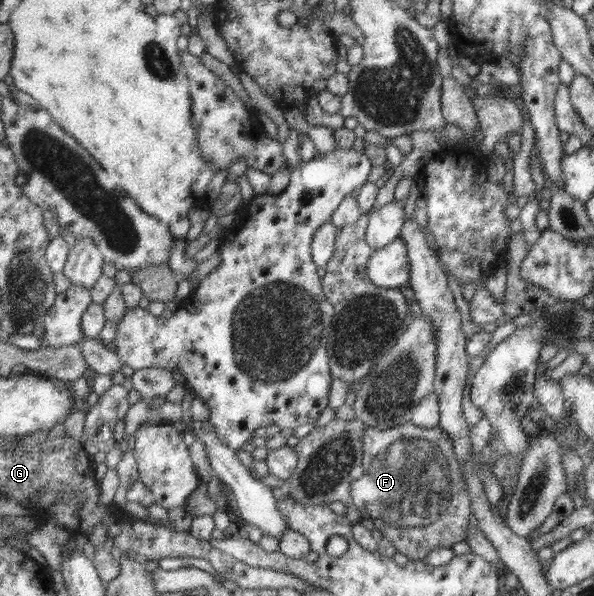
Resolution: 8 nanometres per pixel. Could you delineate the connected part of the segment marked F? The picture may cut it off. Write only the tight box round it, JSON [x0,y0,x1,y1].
[349,422,478,561]

